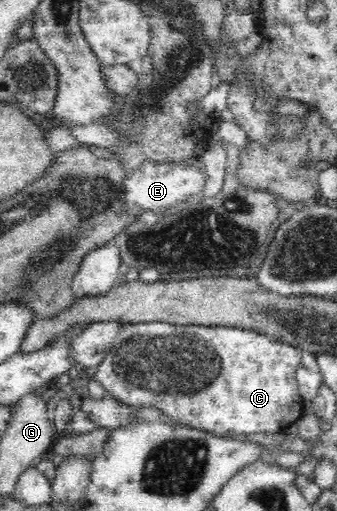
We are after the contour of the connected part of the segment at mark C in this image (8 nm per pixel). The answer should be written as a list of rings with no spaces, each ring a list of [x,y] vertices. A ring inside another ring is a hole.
[[[129,323],[116,333],[95,380],[120,404],[158,407],[168,417],[216,436],[226,431],[279,433],[304,415],[295,377],[304,352],[239,327]]]

